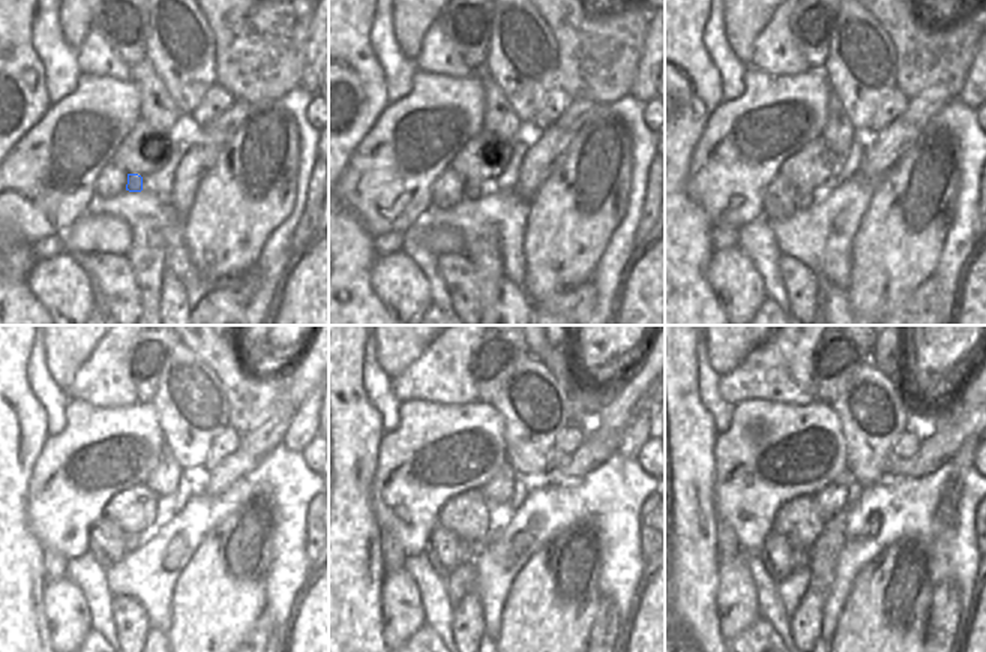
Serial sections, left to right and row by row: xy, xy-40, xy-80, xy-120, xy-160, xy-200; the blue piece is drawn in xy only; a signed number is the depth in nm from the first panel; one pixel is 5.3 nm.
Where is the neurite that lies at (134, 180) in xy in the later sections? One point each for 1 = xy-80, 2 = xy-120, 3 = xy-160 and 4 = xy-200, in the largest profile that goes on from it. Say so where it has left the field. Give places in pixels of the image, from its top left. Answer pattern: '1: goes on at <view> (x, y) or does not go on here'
1: goes on at xy-80 (805, 200)
2: goes on at xy-120 (132, 541)
3: goes on at xy-160 (467, 552)
4: goes on at xy-200 (800, 553)

